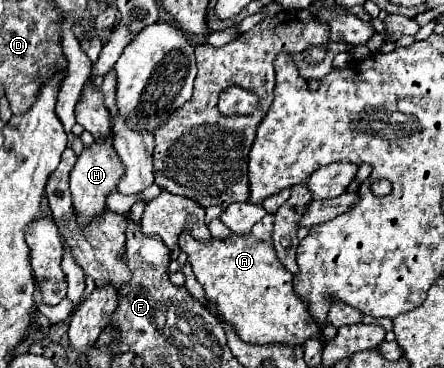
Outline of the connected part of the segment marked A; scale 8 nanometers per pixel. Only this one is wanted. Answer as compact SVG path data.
M187 229L179 237L179 247L189 255L189 263L193 267L193 273L201 287L205 289L205 295L209 297L211 305L217 305L219 315L231 323L237 329L237 335L253 345L265 345L265 343L303 343L309 337L321 339L319 325L309 317L307 307L303 301L293 293L293 275L279 263L271 243L265 243L261 239L255 239L253 235L229 235L227 239L211 237L209 241L195 239Z

